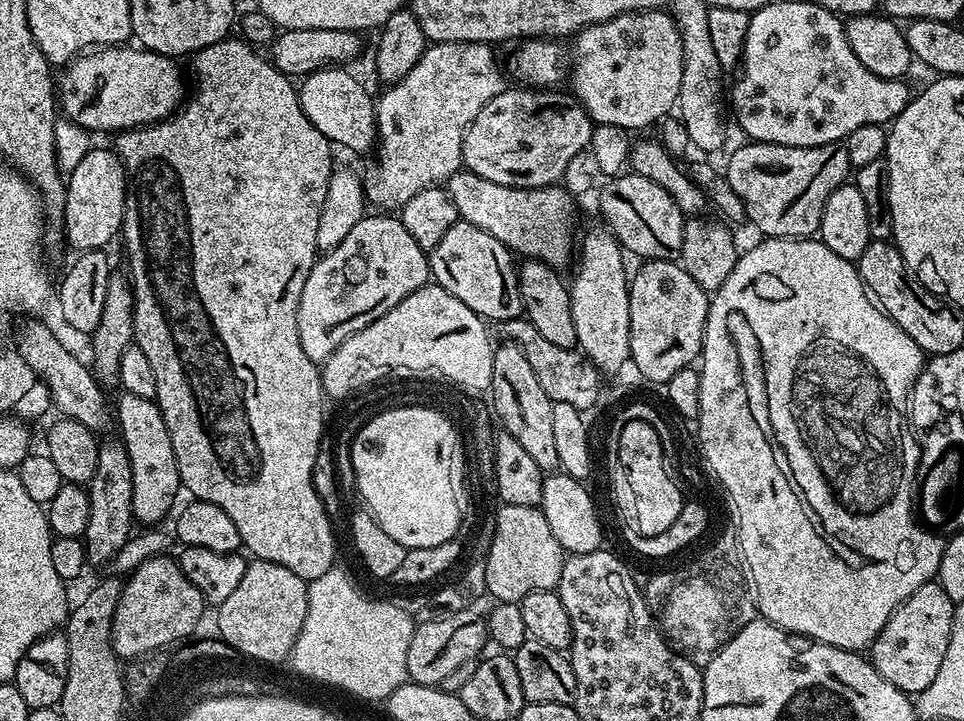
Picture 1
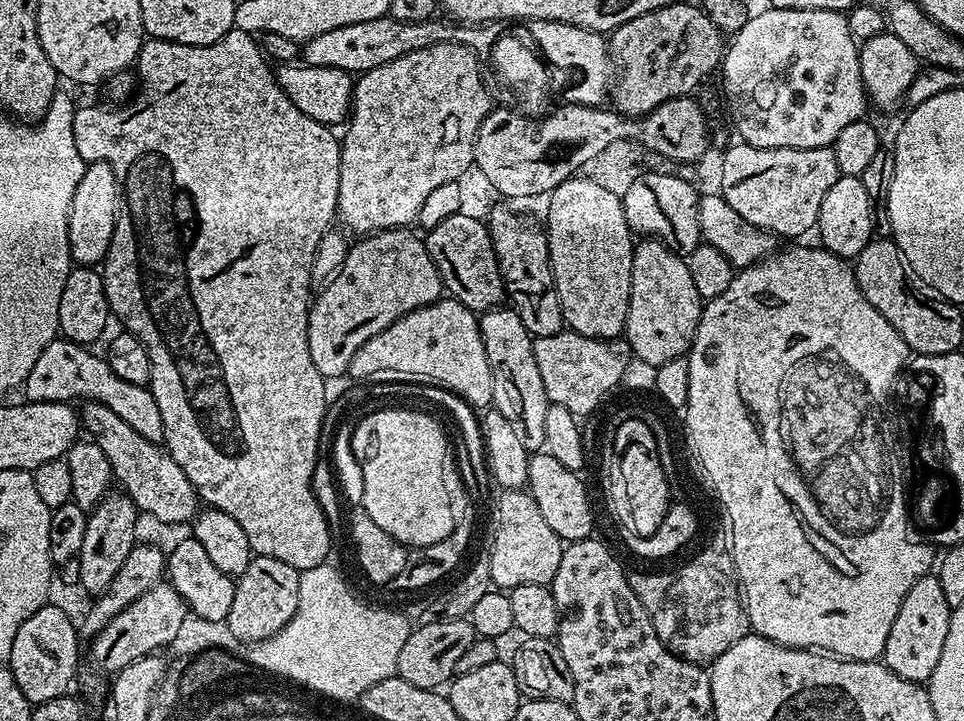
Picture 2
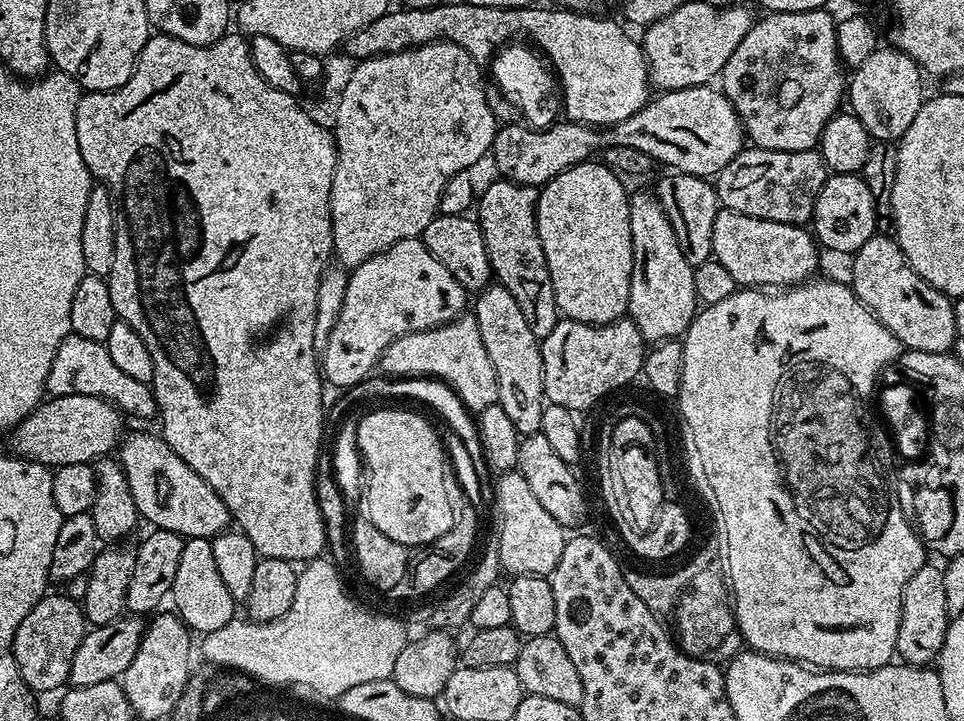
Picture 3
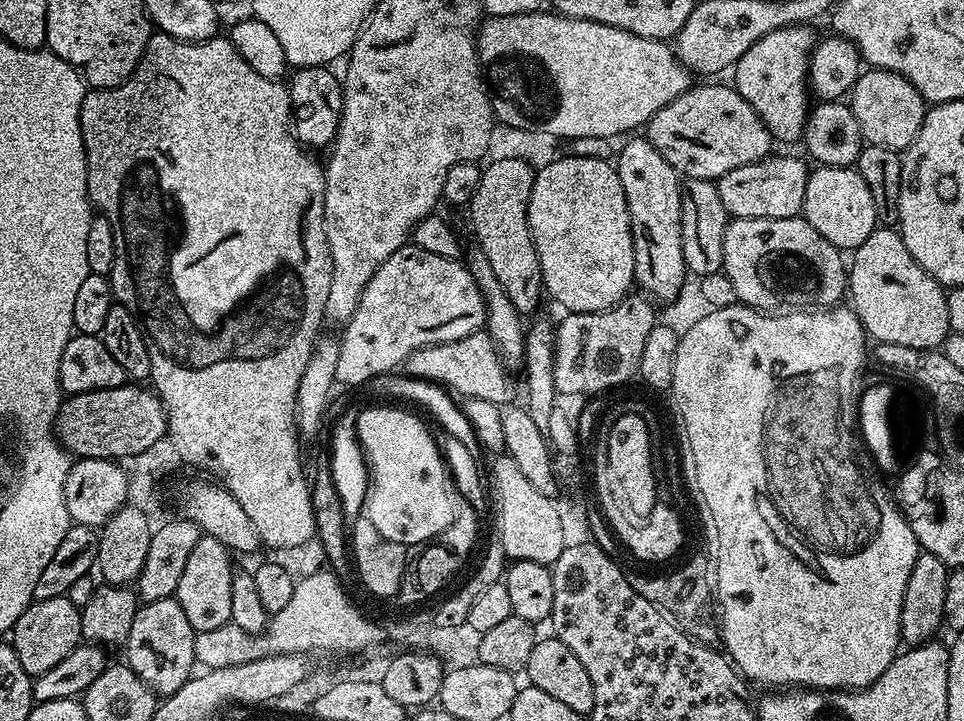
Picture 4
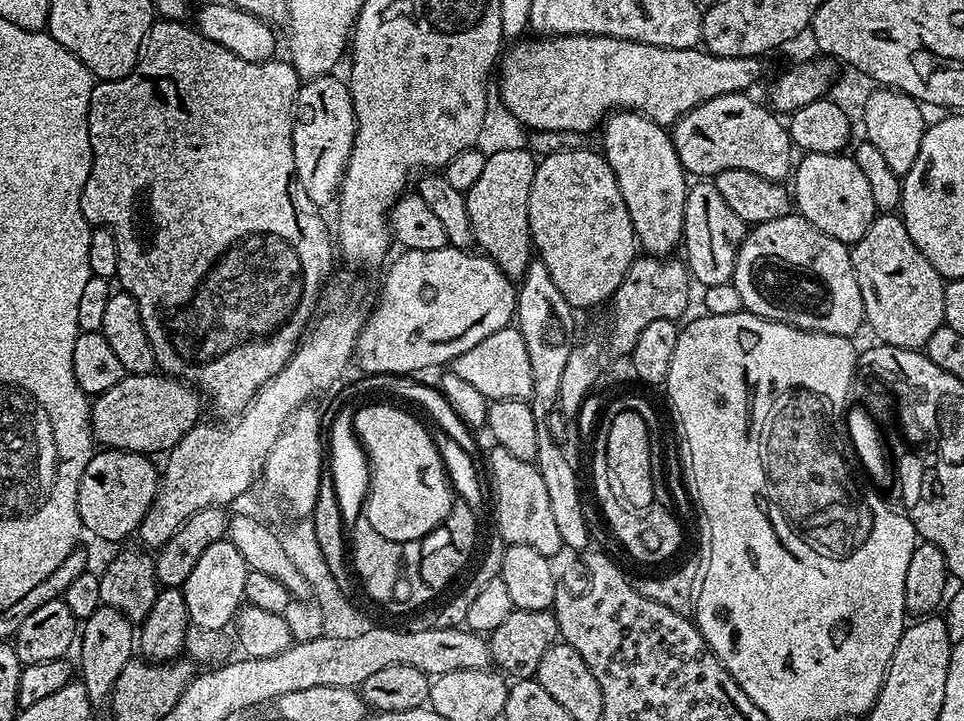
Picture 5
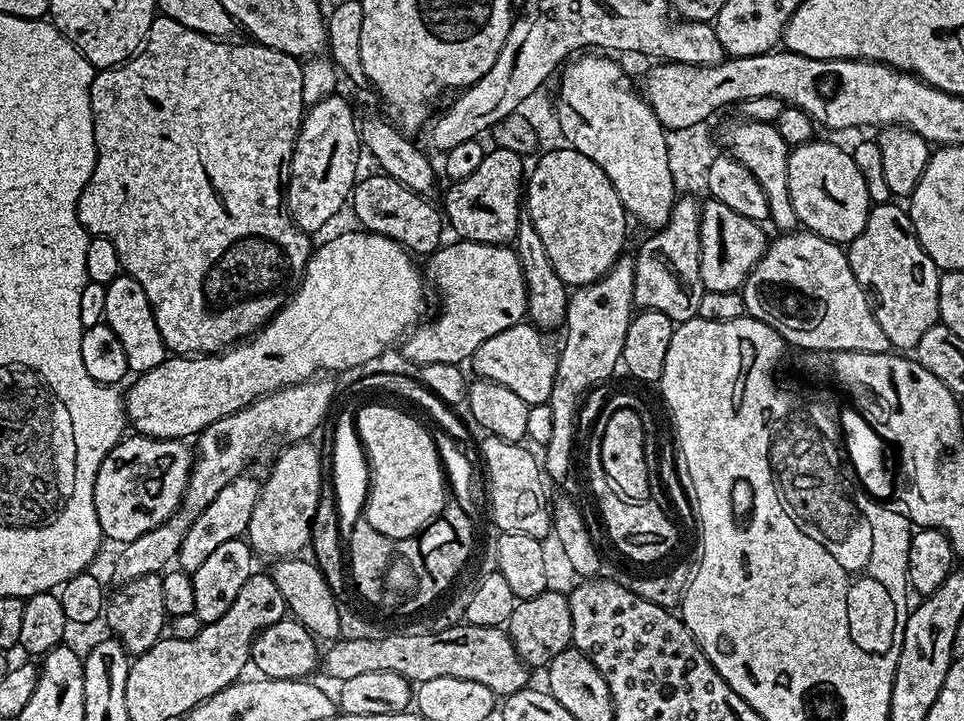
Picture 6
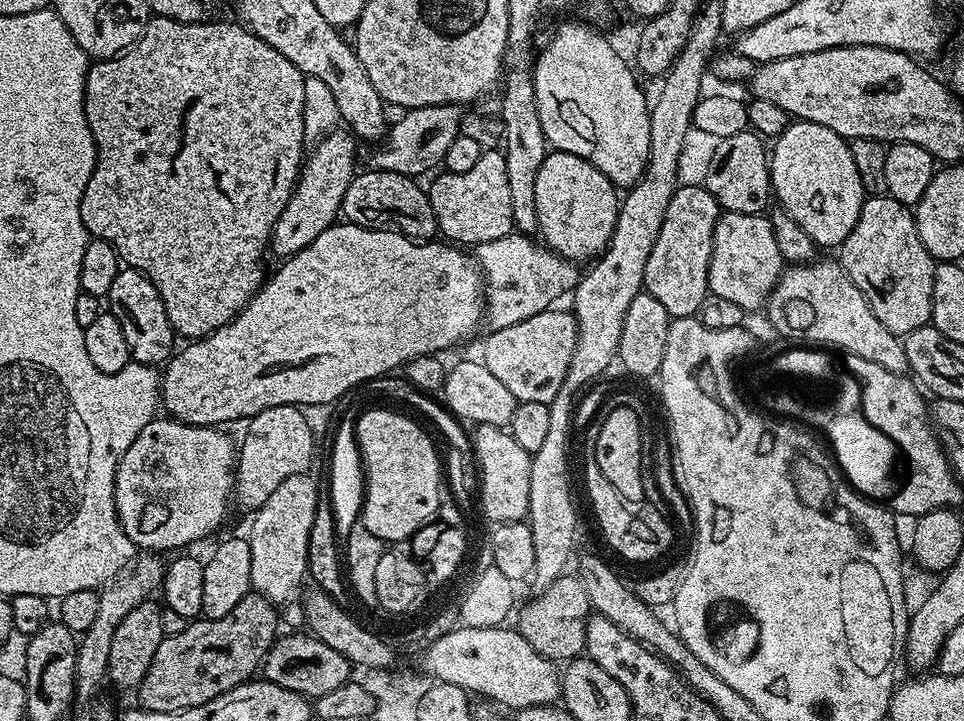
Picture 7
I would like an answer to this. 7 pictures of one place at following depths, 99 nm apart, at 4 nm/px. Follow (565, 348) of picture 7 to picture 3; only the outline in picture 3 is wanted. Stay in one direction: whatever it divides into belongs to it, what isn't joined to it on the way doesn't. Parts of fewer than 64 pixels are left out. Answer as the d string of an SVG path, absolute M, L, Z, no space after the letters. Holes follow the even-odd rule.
M464 314L459 318L440 324L436 328L427 328L421 332L411 332L402 338L398 338L386 346L386 350L380 355L379 371L389 378L427 377L440 380L456 392L458 398L472 414L479 414L488 406L494 406L499 398L498 378L490 357L486 354L482 336L479 333L479 324L472 314Z

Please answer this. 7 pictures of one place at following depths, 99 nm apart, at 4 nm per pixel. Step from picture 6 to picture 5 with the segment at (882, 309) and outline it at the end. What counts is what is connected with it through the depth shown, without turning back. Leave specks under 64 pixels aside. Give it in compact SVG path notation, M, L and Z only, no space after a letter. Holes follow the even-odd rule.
M880 214L872 221L870 230L862 234L857 244L851 245L852 265L858 278L858 290L862 290L864 303L864 319L867 327L879 343L898 346L899 348L923 349L930 342L930 334L944 327L944 311L942 310L942 294L946 283L944 277L930 266L930 262L914 246L914 238L906 230L903 219L896 214Z

